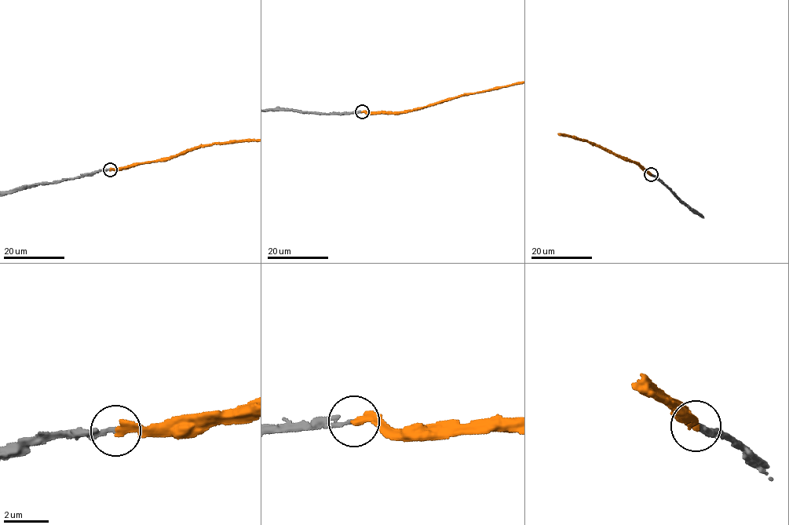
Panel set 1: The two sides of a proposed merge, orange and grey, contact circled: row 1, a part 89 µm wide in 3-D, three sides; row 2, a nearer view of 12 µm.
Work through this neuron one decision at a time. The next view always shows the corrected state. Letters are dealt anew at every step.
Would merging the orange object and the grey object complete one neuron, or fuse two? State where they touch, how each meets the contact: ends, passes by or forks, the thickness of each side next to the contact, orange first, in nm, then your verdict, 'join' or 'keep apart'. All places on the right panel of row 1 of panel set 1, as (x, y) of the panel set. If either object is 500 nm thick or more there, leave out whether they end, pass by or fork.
place (651, 174); orange ends; grey ends; calibres 360 and 160 nm; join

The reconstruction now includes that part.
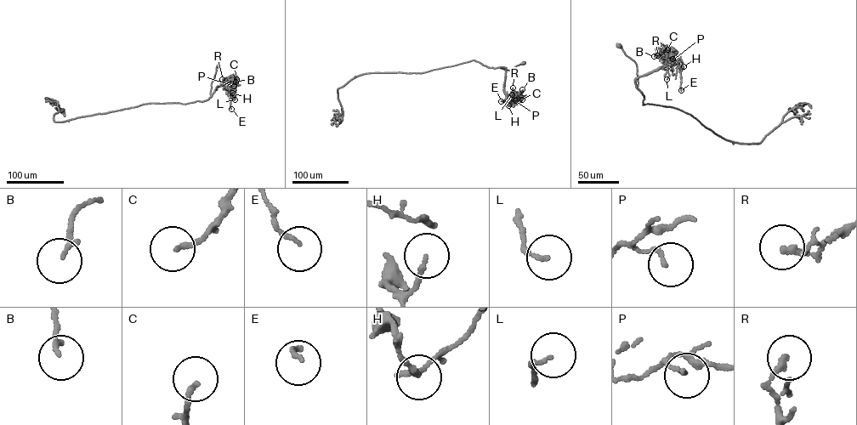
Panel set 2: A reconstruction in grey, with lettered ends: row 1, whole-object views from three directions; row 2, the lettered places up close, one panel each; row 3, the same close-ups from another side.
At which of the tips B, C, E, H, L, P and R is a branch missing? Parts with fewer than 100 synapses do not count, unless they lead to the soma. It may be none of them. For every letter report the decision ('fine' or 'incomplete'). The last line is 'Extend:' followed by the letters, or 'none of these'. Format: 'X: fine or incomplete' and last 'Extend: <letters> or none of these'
B: fine
C: fine
E: fine
H: fine
L: fine
P: fine
R: fine
Extend: none of these

